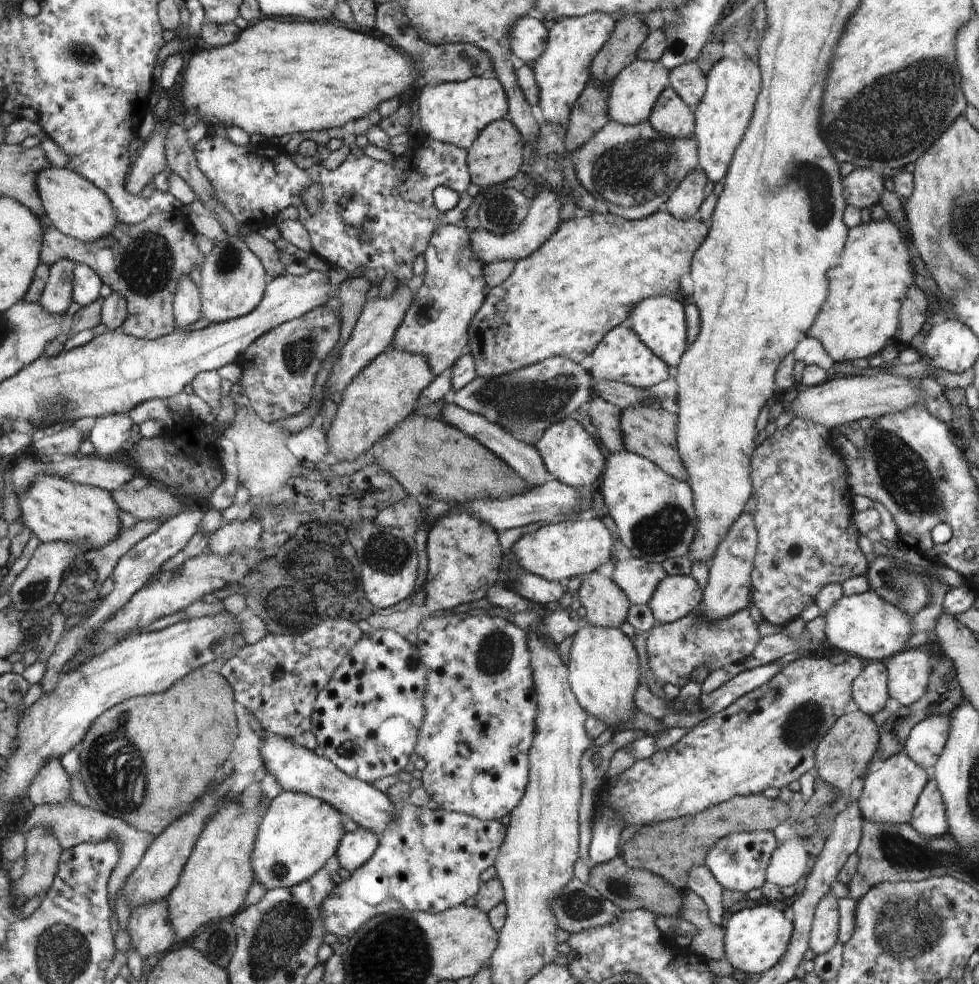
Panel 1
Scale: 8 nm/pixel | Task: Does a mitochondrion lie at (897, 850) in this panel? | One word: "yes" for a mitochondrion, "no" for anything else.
yes

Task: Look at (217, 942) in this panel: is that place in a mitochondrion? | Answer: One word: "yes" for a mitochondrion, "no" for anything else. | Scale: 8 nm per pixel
yes

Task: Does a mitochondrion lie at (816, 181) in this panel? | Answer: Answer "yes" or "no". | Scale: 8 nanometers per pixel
yes

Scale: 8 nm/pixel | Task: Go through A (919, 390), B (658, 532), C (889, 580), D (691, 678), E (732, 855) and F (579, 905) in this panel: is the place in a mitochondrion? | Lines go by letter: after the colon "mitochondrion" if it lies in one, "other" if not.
A: other
B: mitochondrion
C: mitochondrion
D: other
E: mitochondrion
F: mitochondrion

